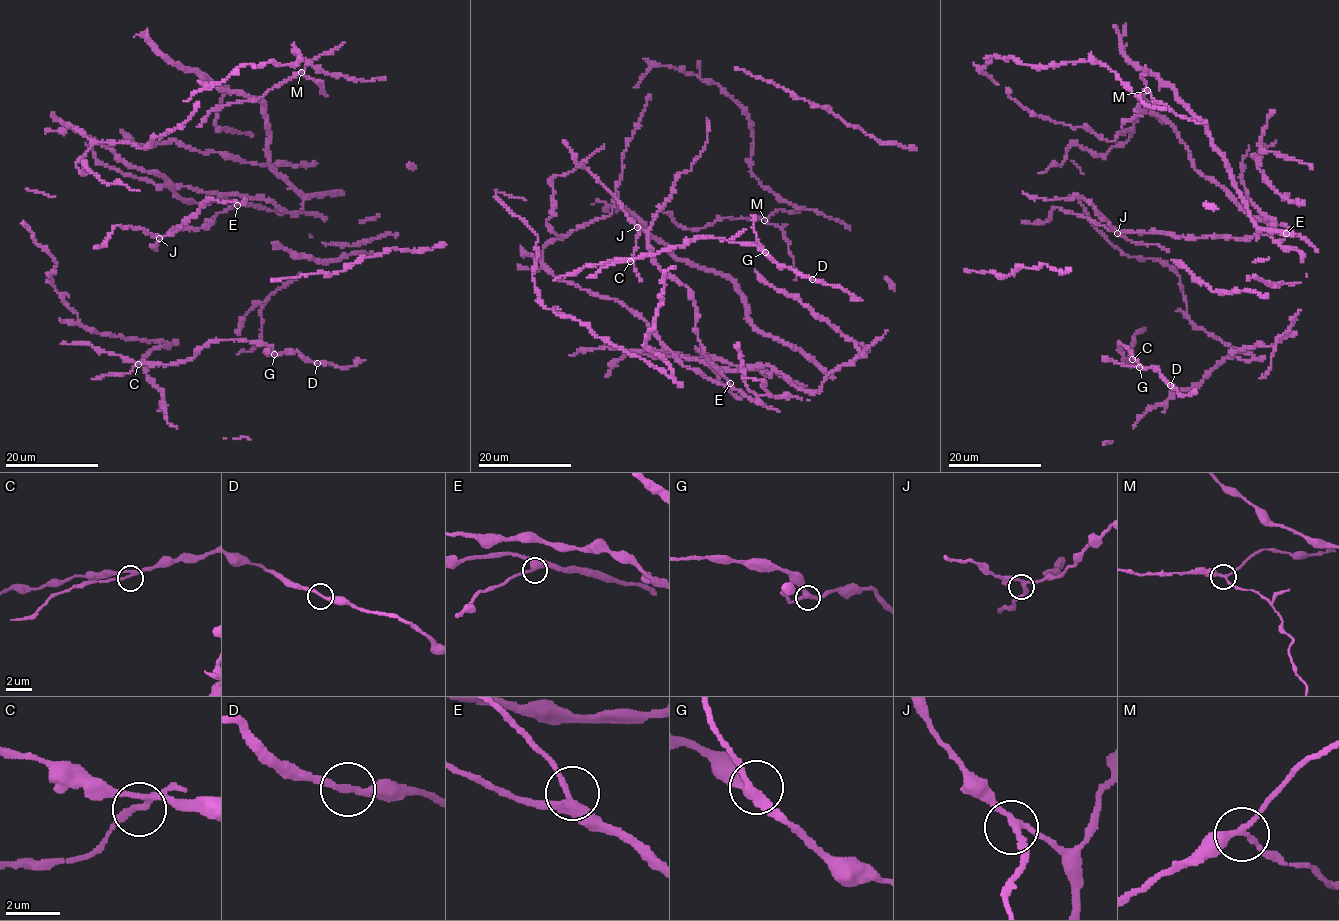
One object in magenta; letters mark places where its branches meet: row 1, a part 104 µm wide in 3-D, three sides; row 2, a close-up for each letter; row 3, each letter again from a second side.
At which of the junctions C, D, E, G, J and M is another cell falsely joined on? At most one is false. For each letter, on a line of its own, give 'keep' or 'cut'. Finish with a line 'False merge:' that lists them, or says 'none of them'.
C: keep
D: keep
E: keep
G: keep
J: keep
M: cut
False merge: M

